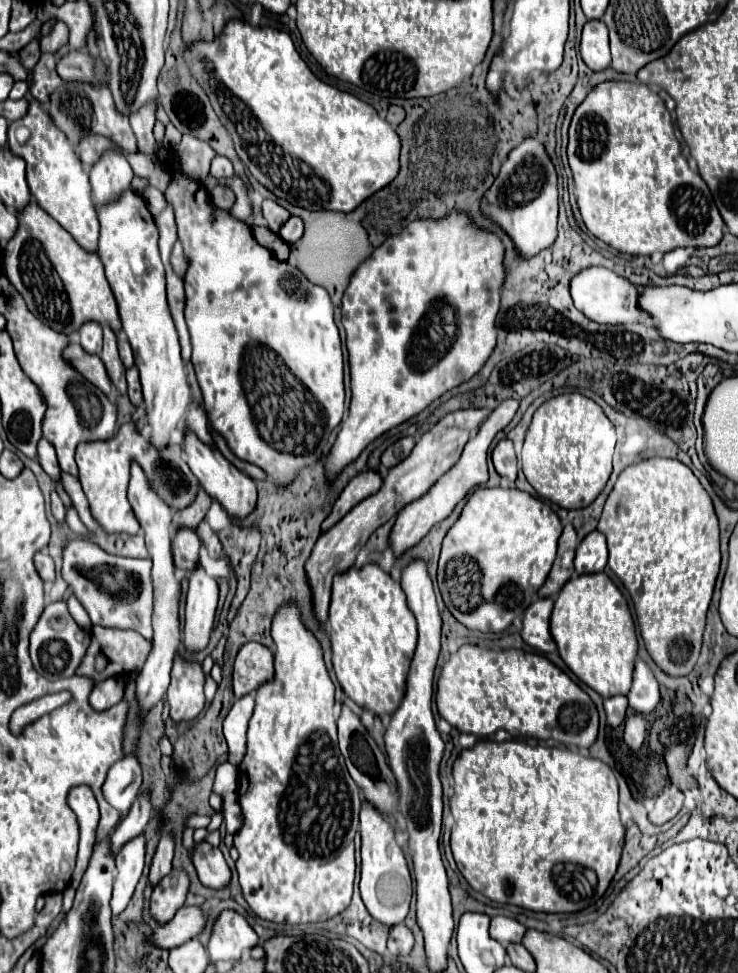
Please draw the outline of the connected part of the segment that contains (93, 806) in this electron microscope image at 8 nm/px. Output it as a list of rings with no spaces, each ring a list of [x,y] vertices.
[[[78,785],[70,789],[68,793],[68,805],[78,817],[80,827],[80,843],[78,843],[78,859],[72,875],[72,887],[78,887],[78,881],[82,879],[82,873],[86,871],[94,841],[96,841],[96,827],[100,821],[98,801],[88,785]]]

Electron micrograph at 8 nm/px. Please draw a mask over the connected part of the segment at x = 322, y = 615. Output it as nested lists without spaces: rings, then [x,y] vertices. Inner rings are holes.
[[[444,421],[438,423],[430,433],[426,433],[420,441],[416,441],[416,447],[402,463],[398,463],[396,467],[386,471],[382,489],[378,493],[360,501],[334,527],[330,527],[326,533],[320,535],[318,545],[314,545],[314,553],[306,561],[306,573],[310,577],[310,587],[314,593],[314,611],[322,623],[326,623],[326,617],[328,617],[334,575],[346,573],[354,565],[358,551],[366,545],[368,537],[380,525],[384,525],[390,517],[394,517],[400,509],[404,509],[412,501],[426,495],[430,485],[434,485],[446,471],[450,471],[454,467],[454,463],[460,459],[462,449],[468,443],[468,439],[470,439],[468,431],[460,431],[454,425],[446,425]]]

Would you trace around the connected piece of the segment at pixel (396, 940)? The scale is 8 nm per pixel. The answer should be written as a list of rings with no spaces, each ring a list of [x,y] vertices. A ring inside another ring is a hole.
[[[404,923],[394,925],[390,931],[390,939],[388,939],[388,951],[392,955],[408,955],[412,947],[414,947],[412,931]]]

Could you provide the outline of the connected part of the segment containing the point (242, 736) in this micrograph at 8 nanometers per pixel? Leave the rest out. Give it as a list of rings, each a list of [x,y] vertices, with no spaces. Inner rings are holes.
[[[250,693],[234,703],[224,721],[224,737],[228,741],[228,763],[232,765],[240,765],[246,753],[246,731],[252,711],[254,711],[254,695]]]

